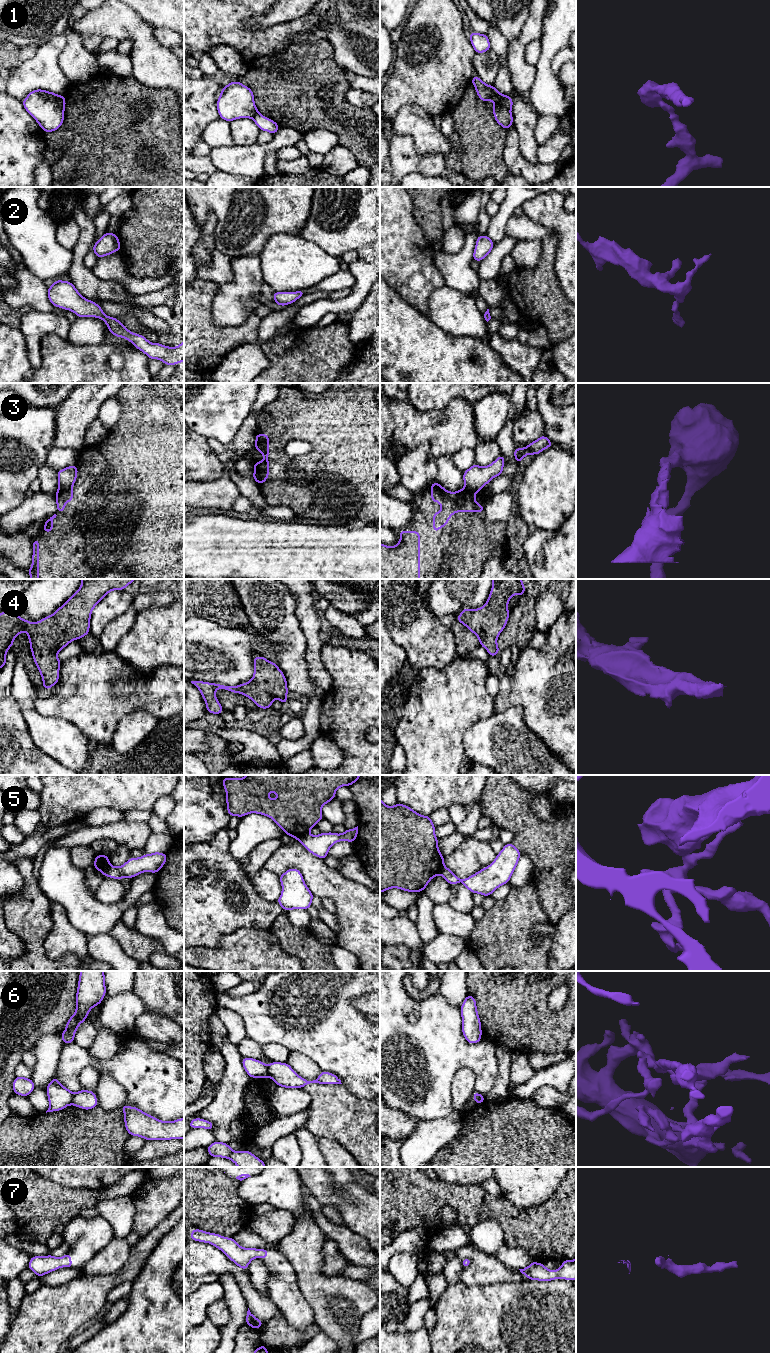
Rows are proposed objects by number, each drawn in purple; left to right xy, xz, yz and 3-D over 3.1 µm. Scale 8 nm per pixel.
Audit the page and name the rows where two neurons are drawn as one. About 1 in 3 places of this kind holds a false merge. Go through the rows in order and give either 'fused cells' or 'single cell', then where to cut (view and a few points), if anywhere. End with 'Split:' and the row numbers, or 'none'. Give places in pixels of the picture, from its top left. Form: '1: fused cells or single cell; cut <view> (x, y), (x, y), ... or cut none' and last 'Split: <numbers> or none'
1: fused cells; cut yz (502, 95), (502, 104), (509, 111)
2: single cell; cut none
3: fused cells; cut xz (254, 472), (261, 472), (265, 479)
4: single cell; cut none
5: fused cells; cut xz (308, 832), (299, 840)
6: fused cells; cut xy (73, 1094), (71, 1103)
7: single cell; cut none
Split: 1, 3, 5, 6

